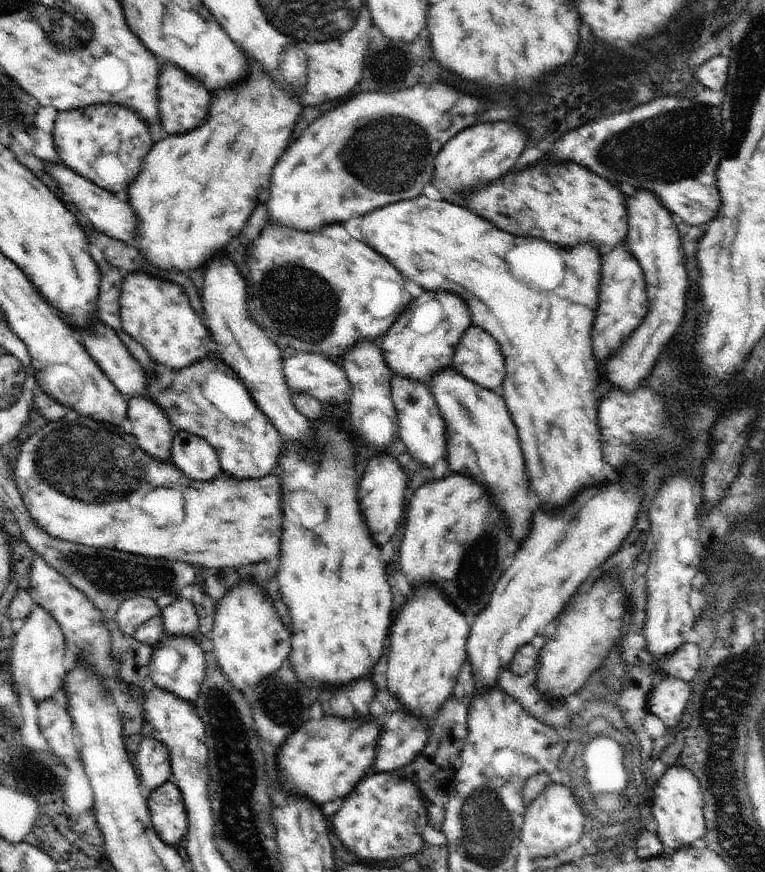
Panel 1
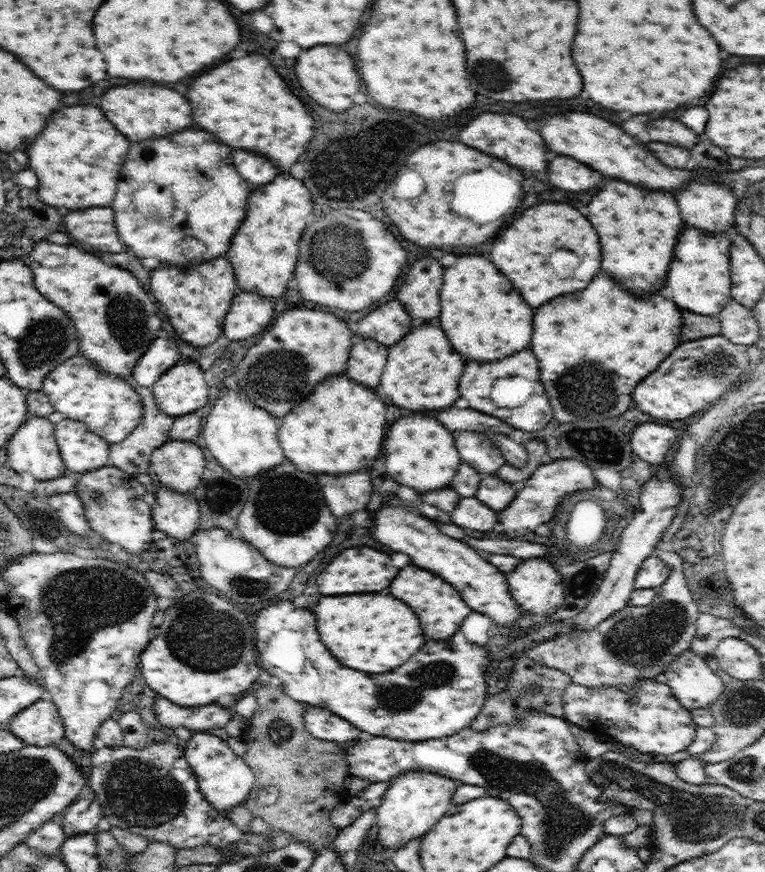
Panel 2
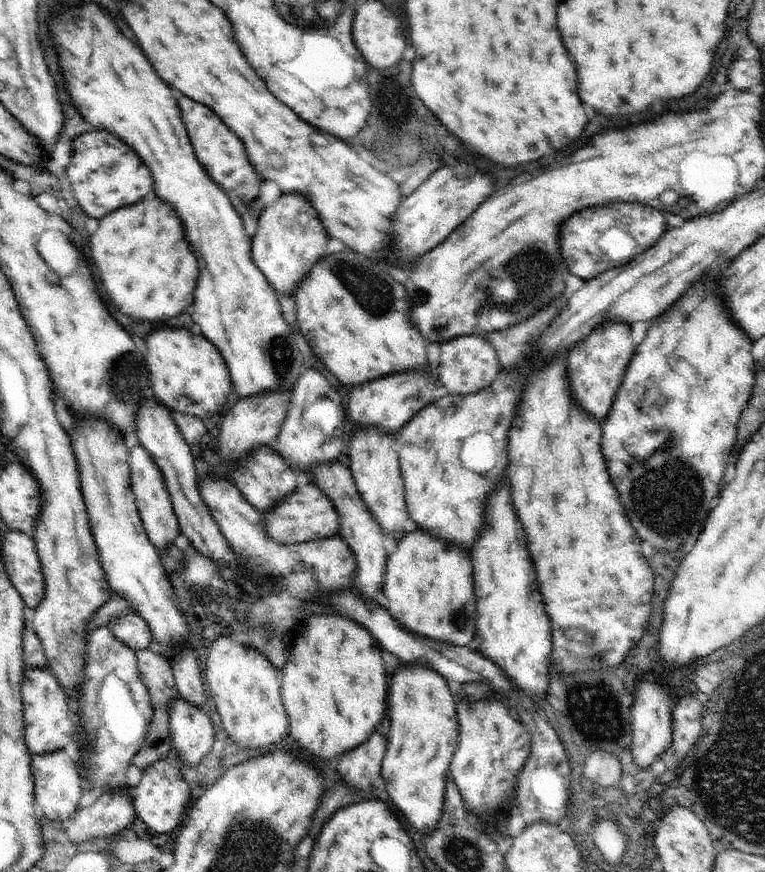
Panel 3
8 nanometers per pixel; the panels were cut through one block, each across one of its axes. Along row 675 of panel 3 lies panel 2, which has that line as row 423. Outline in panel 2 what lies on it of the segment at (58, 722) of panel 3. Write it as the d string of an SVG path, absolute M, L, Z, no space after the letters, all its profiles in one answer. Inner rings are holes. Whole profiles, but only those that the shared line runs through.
M28 415L26 422L20 426L7 442L7 462L12 470L16 470L18 474L22 472L30 472L36 480L54 480L64 475L65 466L62 455L57 446L55 424L46 416Z

